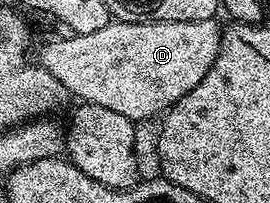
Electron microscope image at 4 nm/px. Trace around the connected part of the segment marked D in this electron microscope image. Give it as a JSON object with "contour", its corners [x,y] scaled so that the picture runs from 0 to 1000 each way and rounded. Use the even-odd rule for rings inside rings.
{"contour":[[[796,84],[733,99],[604,99],[600,113],[452,113],[404,103],[341,167],[207,187],[148,246],[141,310],[244,424],[256,468],[307,507],[389,522],[467,586],[522,601],[596,567],[733,424],[804,296],[826,217],[826,133]]]}

